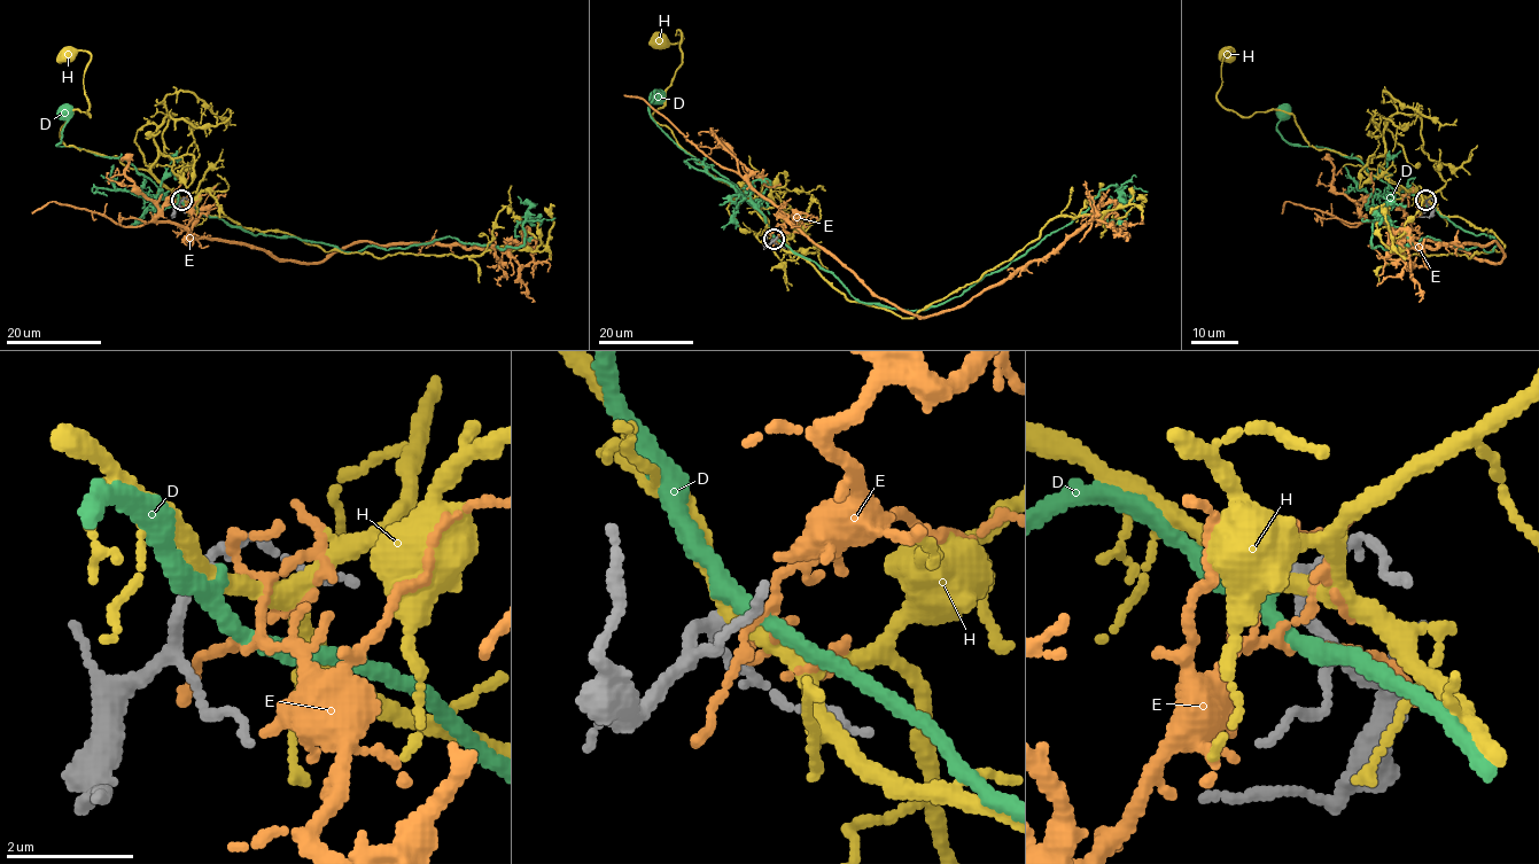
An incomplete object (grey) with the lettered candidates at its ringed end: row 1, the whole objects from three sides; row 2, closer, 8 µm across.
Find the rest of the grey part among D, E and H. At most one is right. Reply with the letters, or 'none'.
D

